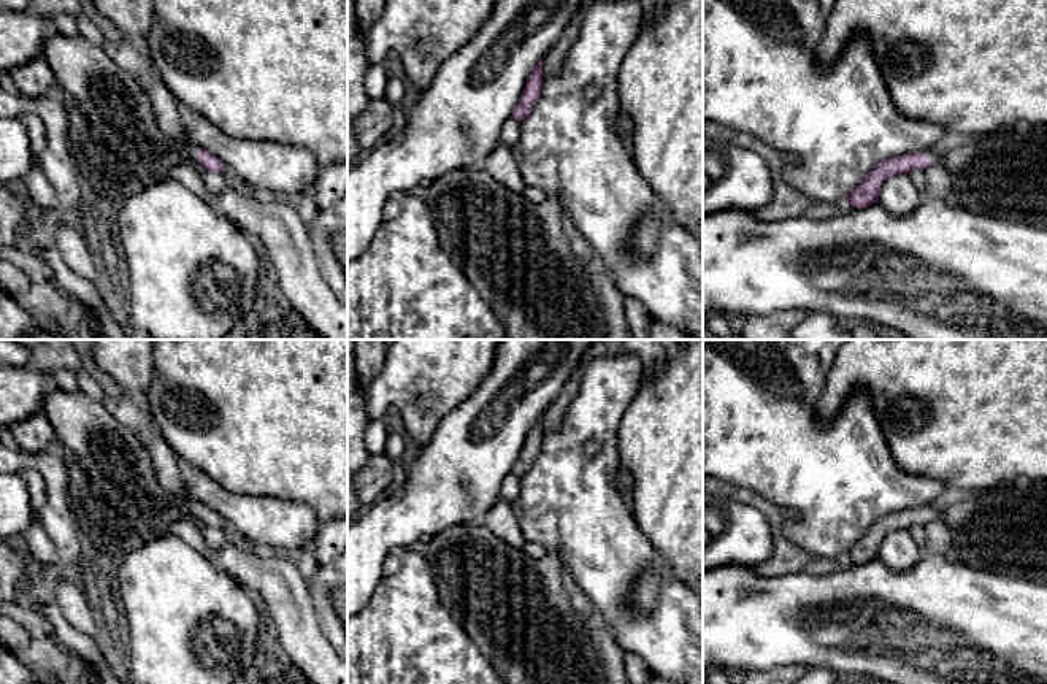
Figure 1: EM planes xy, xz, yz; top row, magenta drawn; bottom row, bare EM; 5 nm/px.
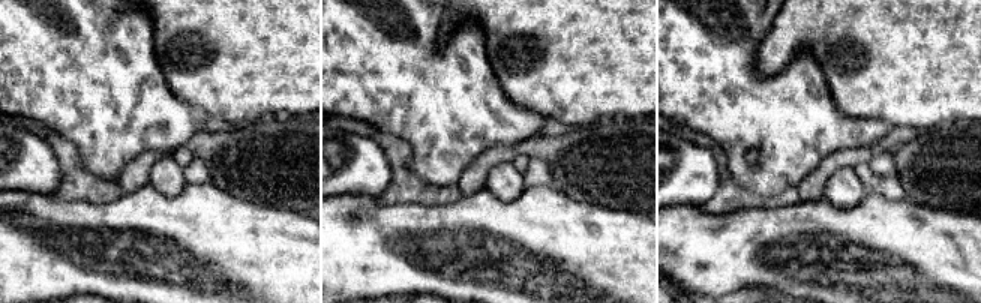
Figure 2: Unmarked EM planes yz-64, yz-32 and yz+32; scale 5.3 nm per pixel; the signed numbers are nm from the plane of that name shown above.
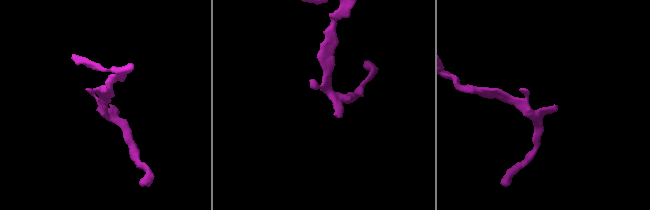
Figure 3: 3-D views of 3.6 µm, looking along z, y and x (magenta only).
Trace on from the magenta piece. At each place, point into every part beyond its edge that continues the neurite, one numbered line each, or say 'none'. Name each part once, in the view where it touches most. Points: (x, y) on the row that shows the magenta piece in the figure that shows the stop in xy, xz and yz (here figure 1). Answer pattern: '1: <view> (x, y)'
1: xy (119, 151)

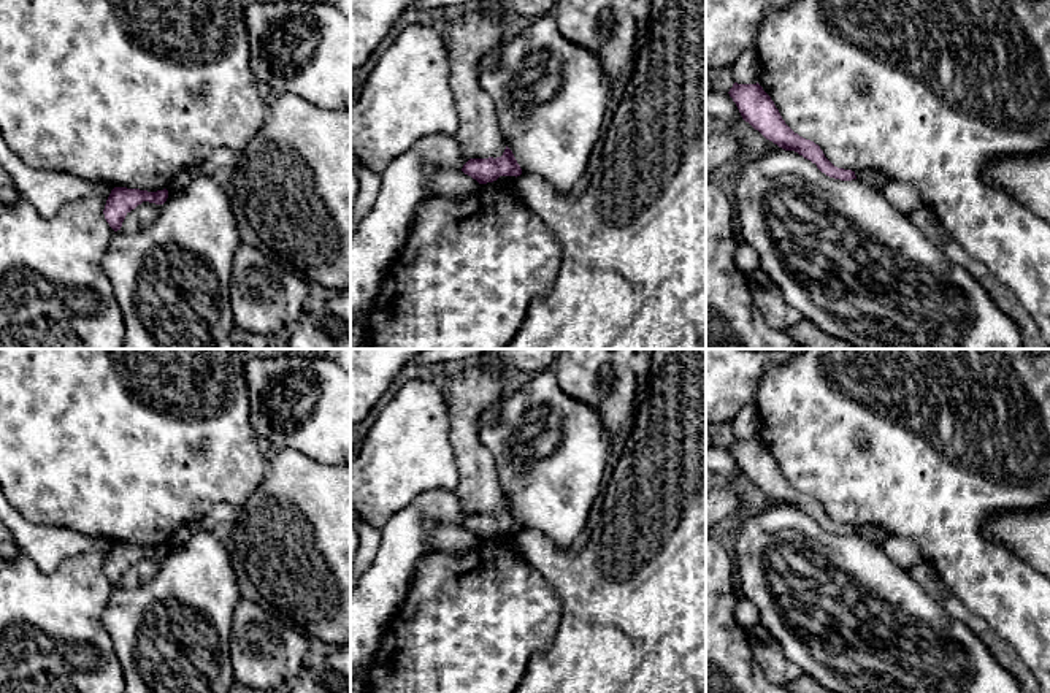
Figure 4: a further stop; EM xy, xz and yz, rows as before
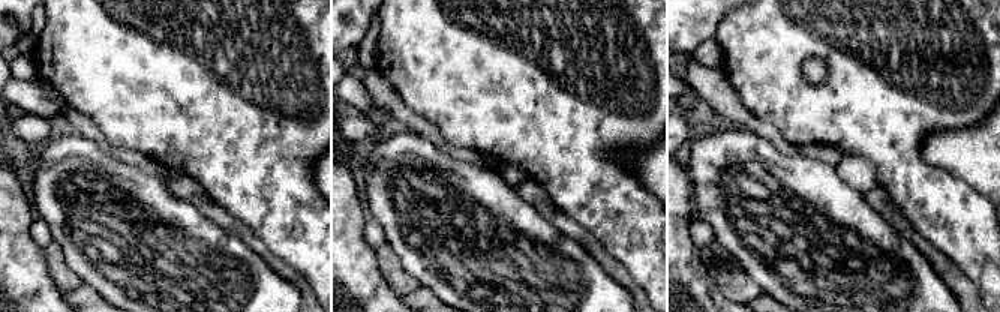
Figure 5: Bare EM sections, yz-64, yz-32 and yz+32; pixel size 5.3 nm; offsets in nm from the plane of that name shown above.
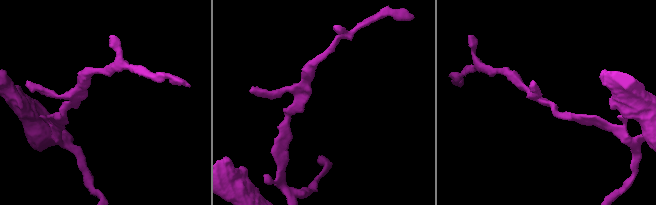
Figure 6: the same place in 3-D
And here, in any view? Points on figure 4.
none

